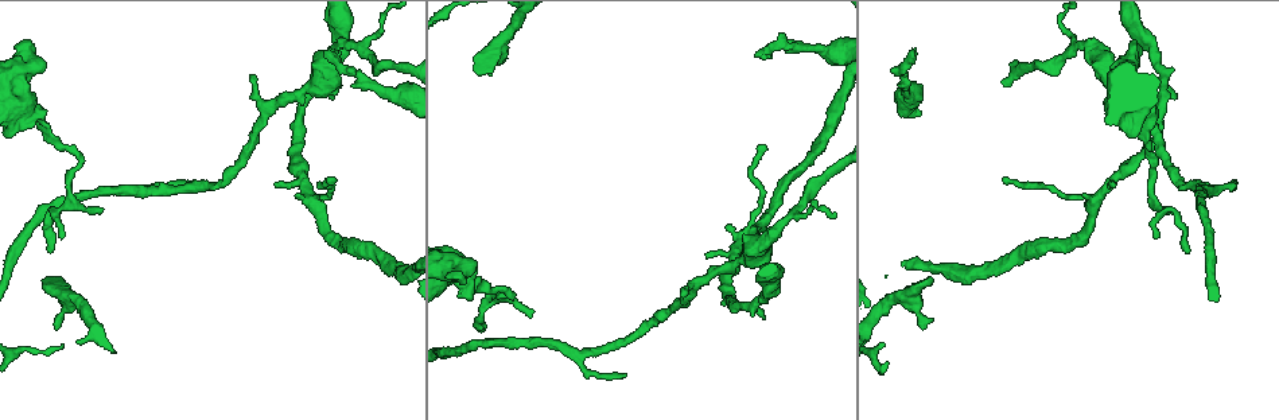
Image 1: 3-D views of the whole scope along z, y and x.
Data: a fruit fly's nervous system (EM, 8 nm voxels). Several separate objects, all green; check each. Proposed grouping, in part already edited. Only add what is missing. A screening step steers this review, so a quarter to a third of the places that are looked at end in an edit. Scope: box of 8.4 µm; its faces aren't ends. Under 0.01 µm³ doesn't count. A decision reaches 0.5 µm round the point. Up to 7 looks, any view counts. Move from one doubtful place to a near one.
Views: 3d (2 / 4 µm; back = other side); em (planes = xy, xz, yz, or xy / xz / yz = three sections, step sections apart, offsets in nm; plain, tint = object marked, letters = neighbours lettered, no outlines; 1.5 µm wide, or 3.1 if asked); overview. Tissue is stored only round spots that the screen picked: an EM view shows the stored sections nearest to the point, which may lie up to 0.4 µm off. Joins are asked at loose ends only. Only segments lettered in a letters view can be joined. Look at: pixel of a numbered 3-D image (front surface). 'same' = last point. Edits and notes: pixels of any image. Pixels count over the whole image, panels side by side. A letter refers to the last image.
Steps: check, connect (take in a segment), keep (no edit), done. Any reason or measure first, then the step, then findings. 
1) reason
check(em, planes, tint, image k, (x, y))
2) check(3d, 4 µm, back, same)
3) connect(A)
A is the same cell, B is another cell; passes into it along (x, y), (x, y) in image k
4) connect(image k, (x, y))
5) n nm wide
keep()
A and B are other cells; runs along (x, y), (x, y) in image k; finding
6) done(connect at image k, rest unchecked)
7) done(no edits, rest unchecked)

thin end
check(em, xy, step 4, letters, image 1, (475, 65))

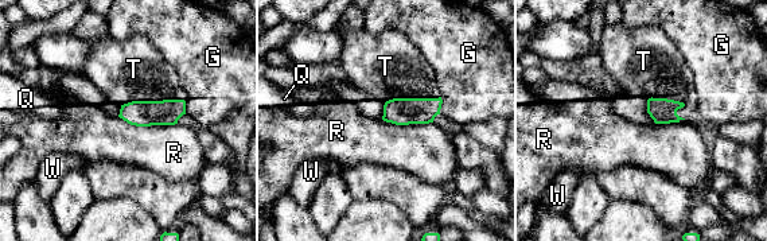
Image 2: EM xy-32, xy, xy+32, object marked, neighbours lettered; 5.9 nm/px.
check(em, planes, letters, same)

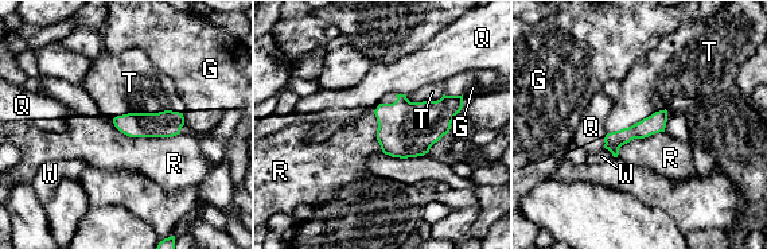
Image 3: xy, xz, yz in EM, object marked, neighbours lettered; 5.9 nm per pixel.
120 nm wide
connect(T)
T is the same cell, G, Q, R and W are other cells; the neuron continues

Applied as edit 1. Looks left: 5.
thin end
check(3d, 4 µm, back, image 1, (63, 237))

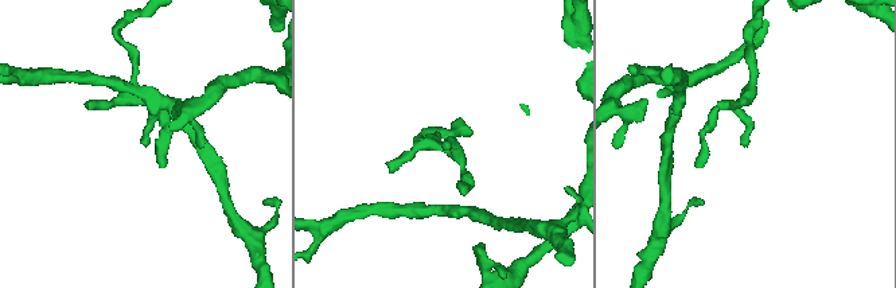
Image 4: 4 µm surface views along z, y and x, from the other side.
check(em, planes, letters, image 4, (145, 143))

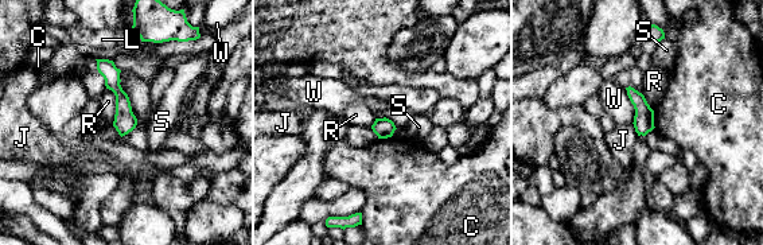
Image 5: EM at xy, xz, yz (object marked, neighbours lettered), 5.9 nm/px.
keep()
C, J, L, R, S and W are other cells; runs along (100, 62), (121, 97), (124, 131) in image 5; none of them fits

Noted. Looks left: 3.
an open end
check(em, 3.1 µm, xy, step 8, letters, image 1, (623, 376))

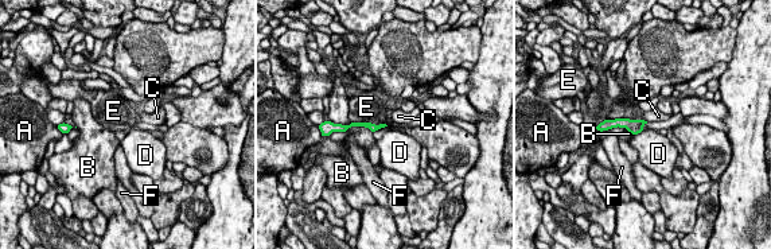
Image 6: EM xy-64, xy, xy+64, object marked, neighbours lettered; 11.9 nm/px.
E touches over 440 nm
keep()
A, B, C, D, E and F are other cells; runs along (382, 125), (351, 124), (346, 127) in image 6; no lettered segment goes on from it

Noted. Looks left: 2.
done(connect at image 3, rest unchecked)

